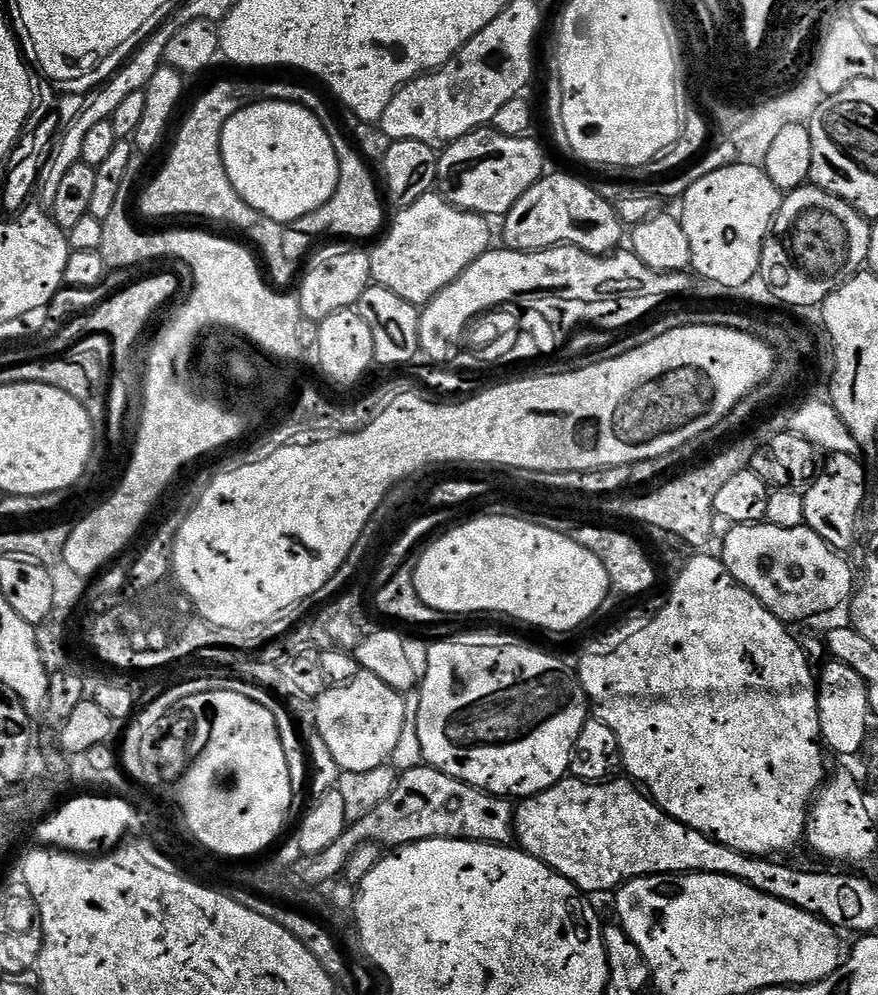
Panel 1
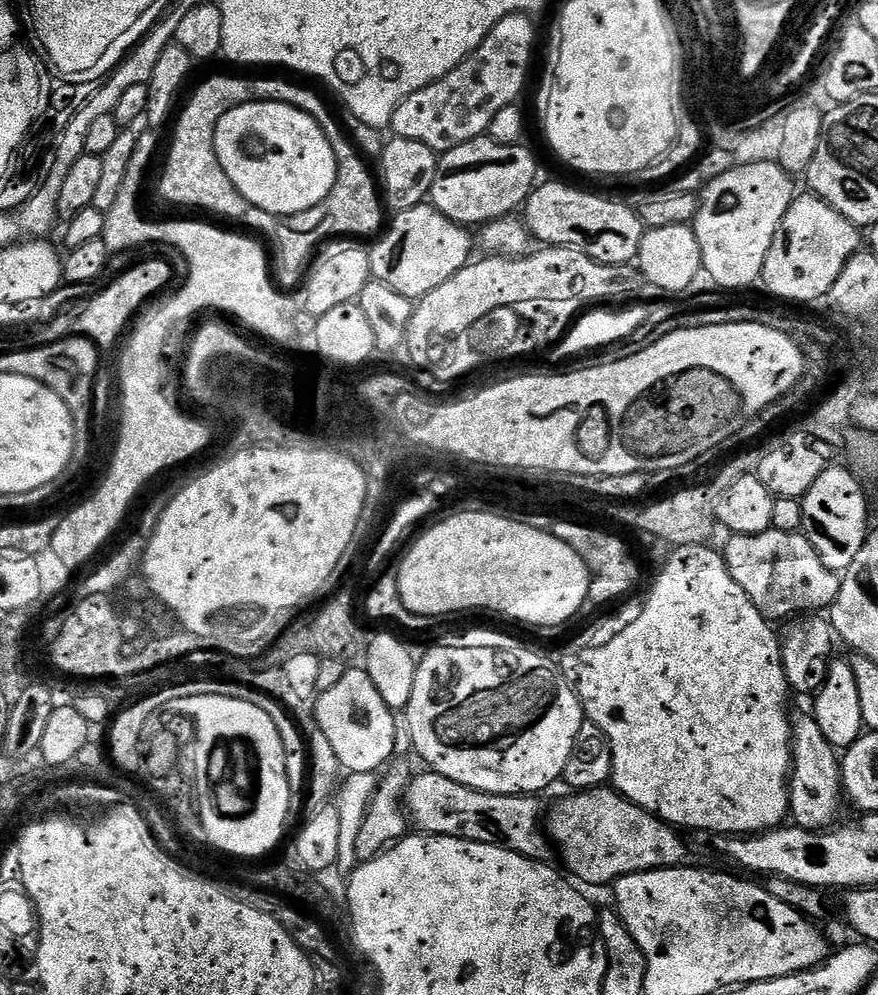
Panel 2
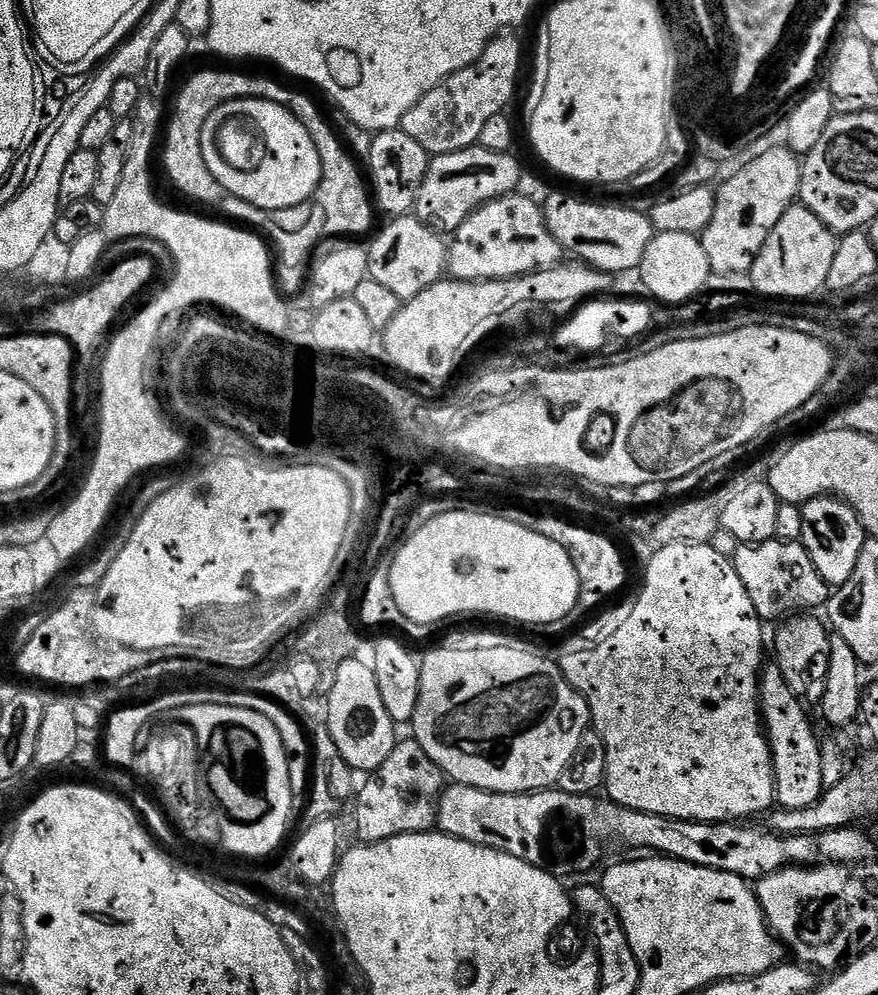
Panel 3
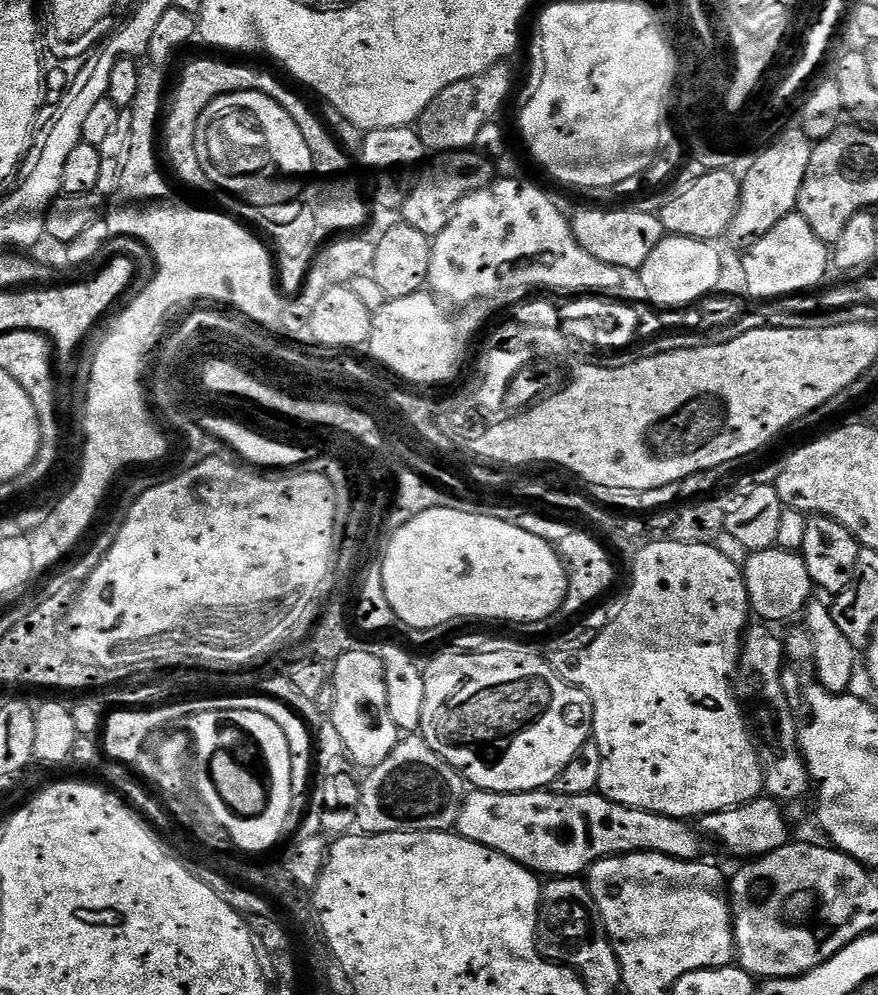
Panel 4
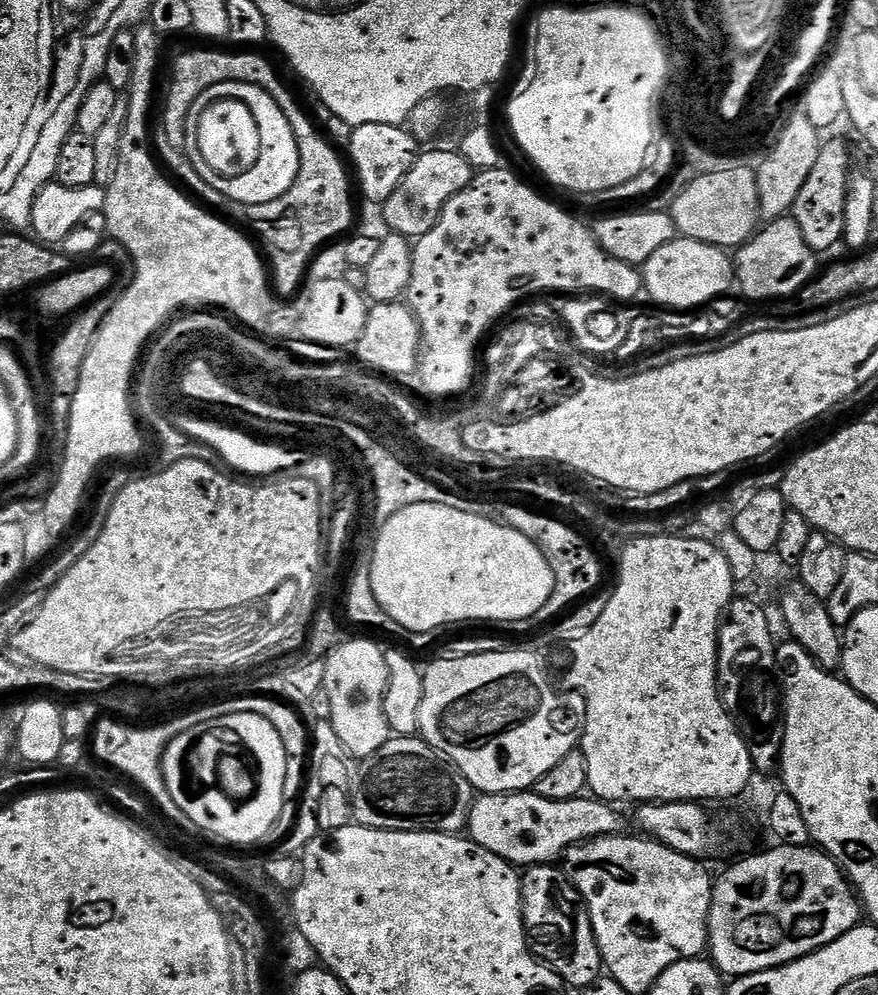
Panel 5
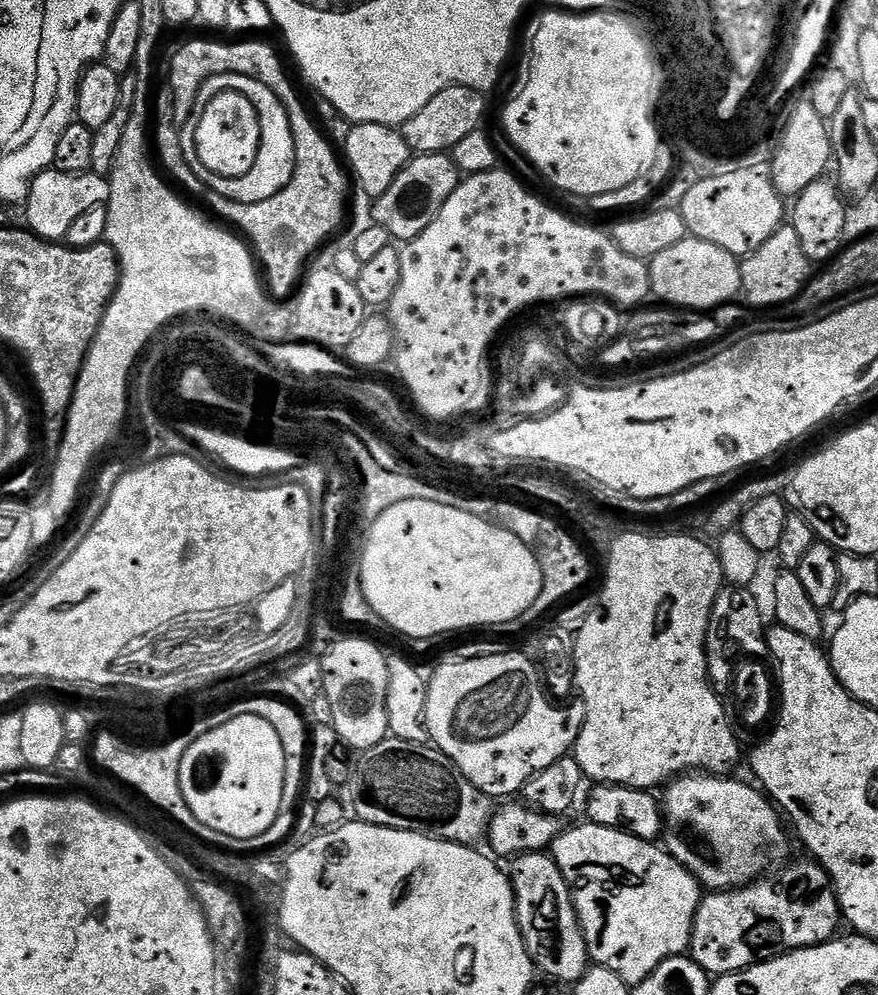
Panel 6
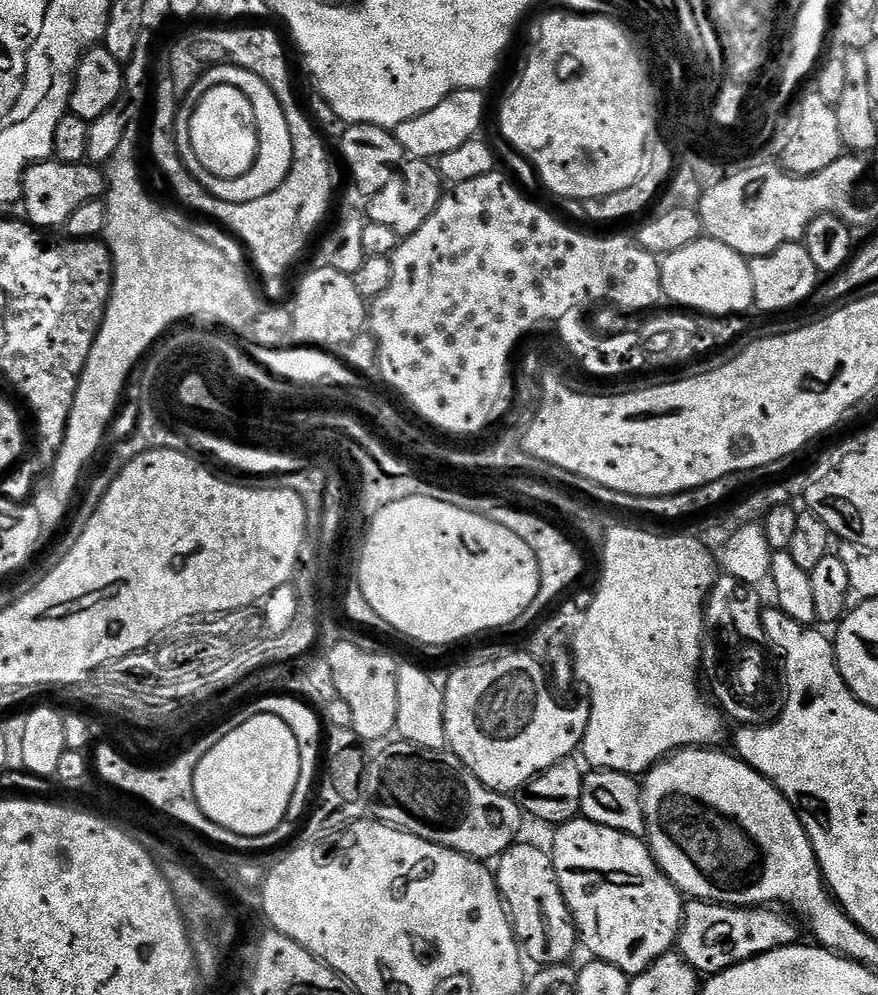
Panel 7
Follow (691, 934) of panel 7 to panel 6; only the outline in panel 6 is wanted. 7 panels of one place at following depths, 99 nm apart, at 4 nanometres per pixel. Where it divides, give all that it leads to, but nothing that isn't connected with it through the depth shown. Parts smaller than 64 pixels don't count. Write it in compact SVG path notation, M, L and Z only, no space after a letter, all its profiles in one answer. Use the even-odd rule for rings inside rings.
M807 859L797 864L789 863L745 888L716 890L701 899L692 927L690 956L702 971L717 977L727 976L729 972L741 972L762 960L783 956L789 950L826 944L837 935L836 927L842 924L842 913L840 903L836 900L836 890L828 879L828 871L815 859Z

